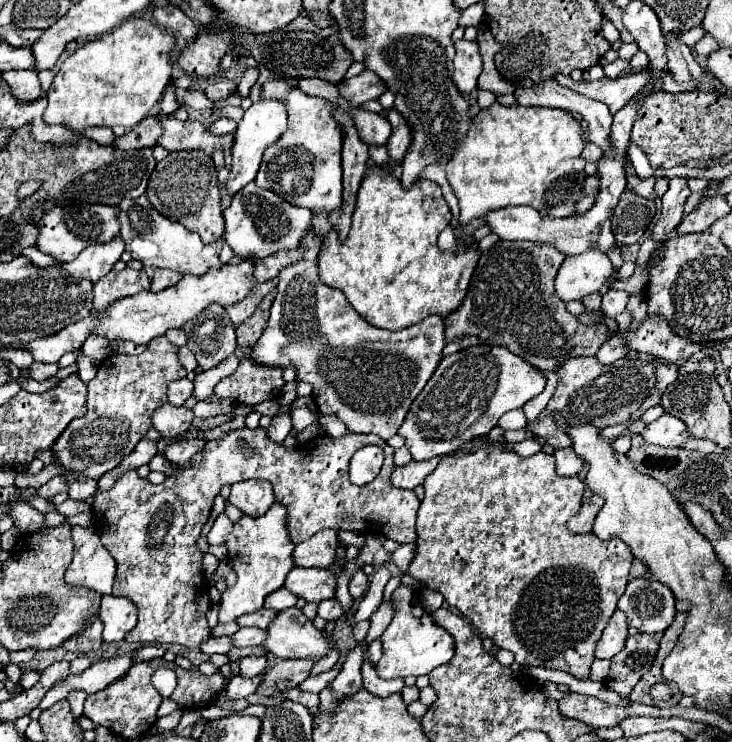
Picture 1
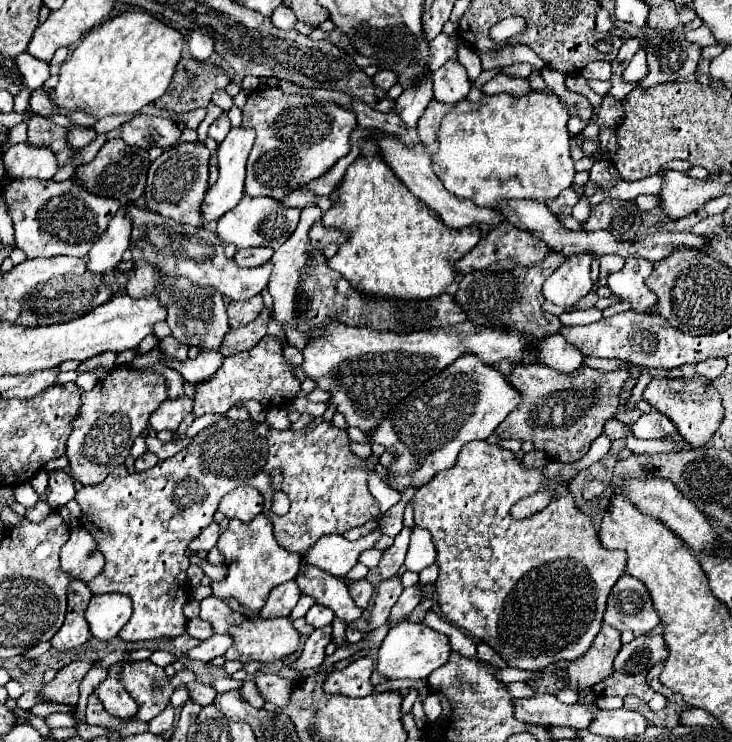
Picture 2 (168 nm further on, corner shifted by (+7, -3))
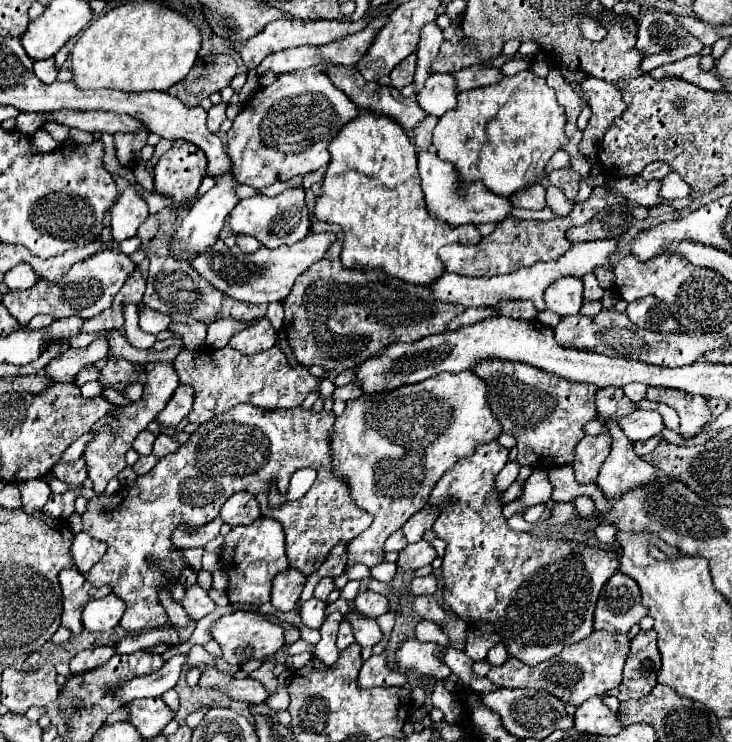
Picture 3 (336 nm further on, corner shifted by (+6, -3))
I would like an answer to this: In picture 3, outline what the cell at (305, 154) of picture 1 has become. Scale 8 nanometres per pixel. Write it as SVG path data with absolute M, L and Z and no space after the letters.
M318 65L282 73L276 83L262 87L254 93L254 97L238 113L232 129L228 131L228 155L234 163L234 173L238 181L262 189L276 181L288 181L296 175L306 175L326 167L330 161L330 141L342 131L344 125L356 119L358 113L358 107L340 89L332 85L332 81L326 77L326 73L322 73L322 69L318 69Z

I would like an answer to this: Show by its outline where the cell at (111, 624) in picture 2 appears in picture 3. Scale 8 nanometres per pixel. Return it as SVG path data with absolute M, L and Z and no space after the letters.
M114 593L90 601L82 611L82 623L88 631L110 631L114 629L122 615L126 611L126 605L122 599L118 599Z

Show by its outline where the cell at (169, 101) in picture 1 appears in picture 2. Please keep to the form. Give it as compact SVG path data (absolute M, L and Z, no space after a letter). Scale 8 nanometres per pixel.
M181 59L169 89L155 101L155 107L175 113L207 107L211 95L219 89L225 89L229 81L227 71L219 65L207 61L201 63L197 59Z

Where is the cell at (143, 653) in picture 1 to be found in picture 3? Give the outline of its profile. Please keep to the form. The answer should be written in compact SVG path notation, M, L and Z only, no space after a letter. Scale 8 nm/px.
M174 655L156 673L126 681L126 685L122 685L122 689L116 691L116 695L124 703L132 699L140 699L140 697L160 697L164 691L176 685L182 665L184 665L184 655Z

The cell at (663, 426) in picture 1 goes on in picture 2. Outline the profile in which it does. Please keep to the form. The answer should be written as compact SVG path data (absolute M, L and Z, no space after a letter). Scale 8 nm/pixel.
M651 409L651 413L643 413L633 423L633 435L637 439L663 439L675 431L673 421L659 413L657 409Z

